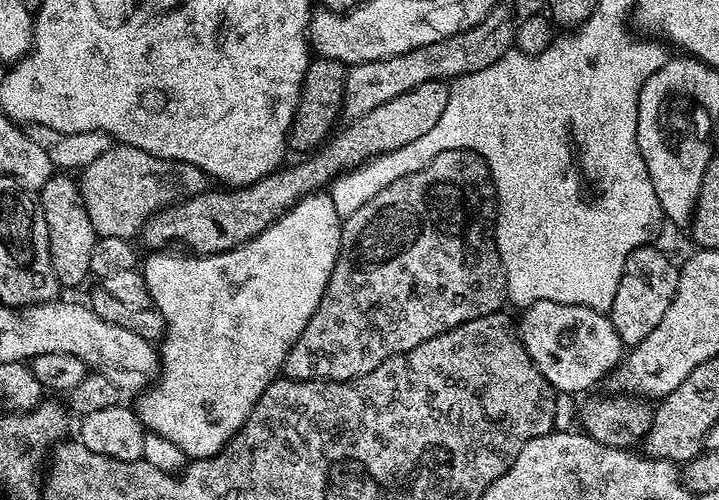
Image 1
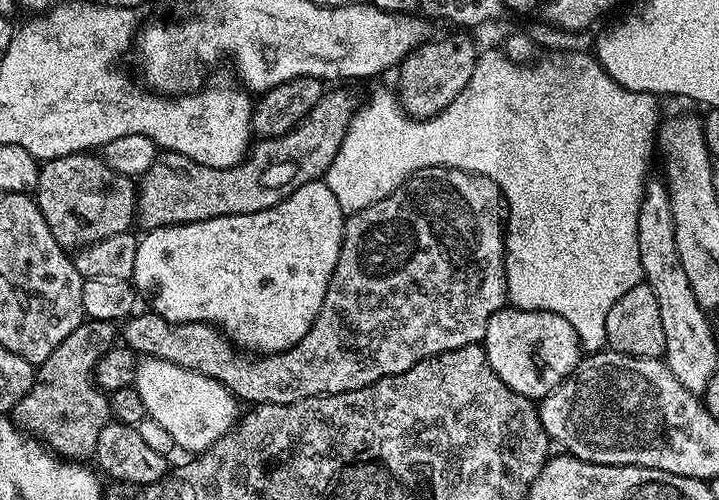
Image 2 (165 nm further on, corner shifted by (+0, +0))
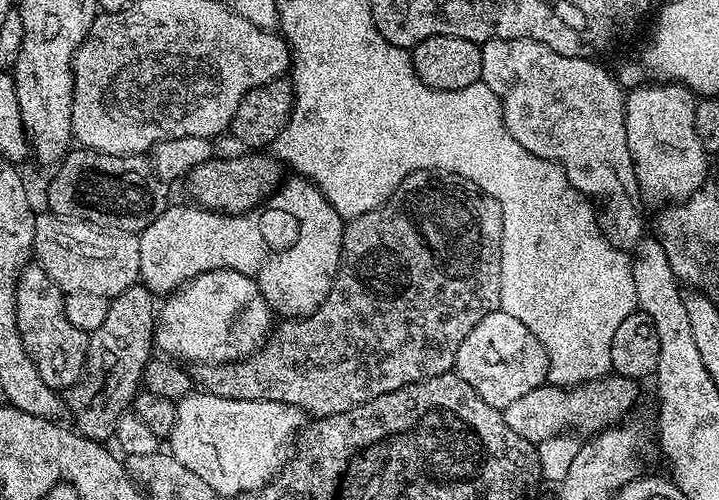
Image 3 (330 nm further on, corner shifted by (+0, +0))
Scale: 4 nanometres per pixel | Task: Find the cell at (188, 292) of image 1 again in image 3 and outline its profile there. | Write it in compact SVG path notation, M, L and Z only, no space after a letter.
M303 178L285 179L280 187L273 191L261 203L260 207L250 212L240 212L231 216L228 212L211 212L208 208L188 204L173 203L154 222L150 222L139 233L140 280L145 288L154 294L171 294L182 287L185 280L192 280L198 274L229 268L238 274L246 274L259 284L269 308L280 318L299 318L314 314L336 277L342 254L342 238L345 221L326 202L322 193Z

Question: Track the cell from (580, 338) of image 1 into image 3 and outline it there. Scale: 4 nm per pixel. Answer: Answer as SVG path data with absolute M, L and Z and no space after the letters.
M497 310L486 314L486 318L462 338L454 371L480 395L482 402L502 410L547 381L548 355L542 342L538 342L518 318L510 318L510 314Z

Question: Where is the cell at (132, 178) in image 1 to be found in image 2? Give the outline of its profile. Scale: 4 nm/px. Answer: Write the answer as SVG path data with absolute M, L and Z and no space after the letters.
M325 91L314 110L310 110L308 117L301 120L294 130L285 136L253 143L248 155L229 168L202 166L177 152L164 152L154 166L150 166L148 173L139 177L138 224L147 230L270 210L294 194L298 186L327 174L357 107L358 100L350 93Z

